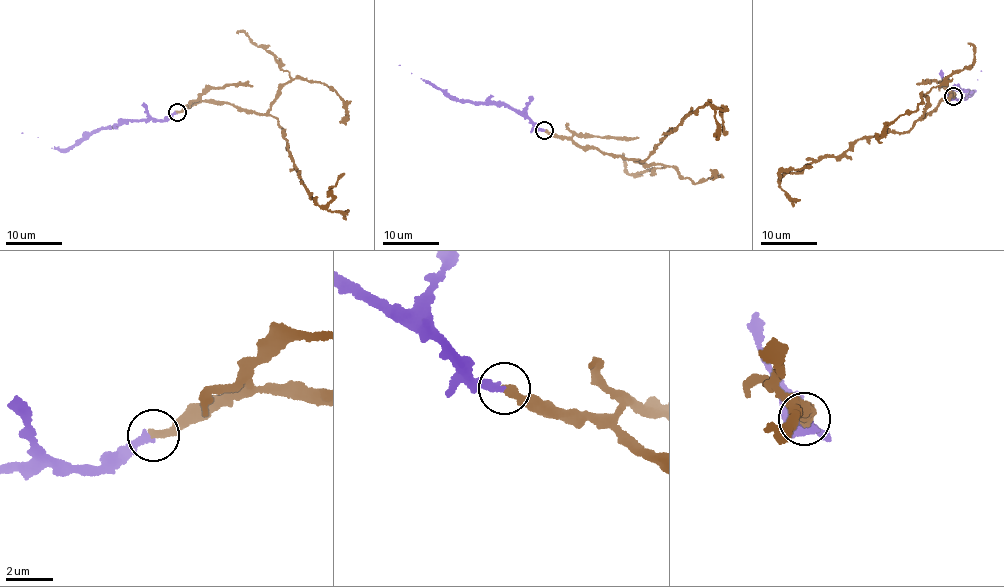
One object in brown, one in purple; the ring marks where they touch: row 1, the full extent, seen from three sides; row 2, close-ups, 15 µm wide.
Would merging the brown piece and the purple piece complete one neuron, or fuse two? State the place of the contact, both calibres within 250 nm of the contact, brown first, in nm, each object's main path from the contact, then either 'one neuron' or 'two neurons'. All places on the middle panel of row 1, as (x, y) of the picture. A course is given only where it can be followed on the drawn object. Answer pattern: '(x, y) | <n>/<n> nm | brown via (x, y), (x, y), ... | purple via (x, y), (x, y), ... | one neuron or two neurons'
(544, 130) | 320/320 nm | brown via (544, 130), (578, 145), (641, 162), (666, 135), (708, 104), (724, 108), (725, 135) | purple via (544, 130), (508, 107), (458, 100), (398, 65) | one neuron

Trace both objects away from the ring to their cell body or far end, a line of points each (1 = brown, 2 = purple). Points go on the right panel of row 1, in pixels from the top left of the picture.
1: (953, 96), (950, 95), (907, 131), (864, 136), (839, 155), (822, 157), (778, 179), (780, 173), (812, 165)
2: (953, 96), (949, 96), (958, 86), (963, 90), (973, 90), (967, 97), (982, 70)

